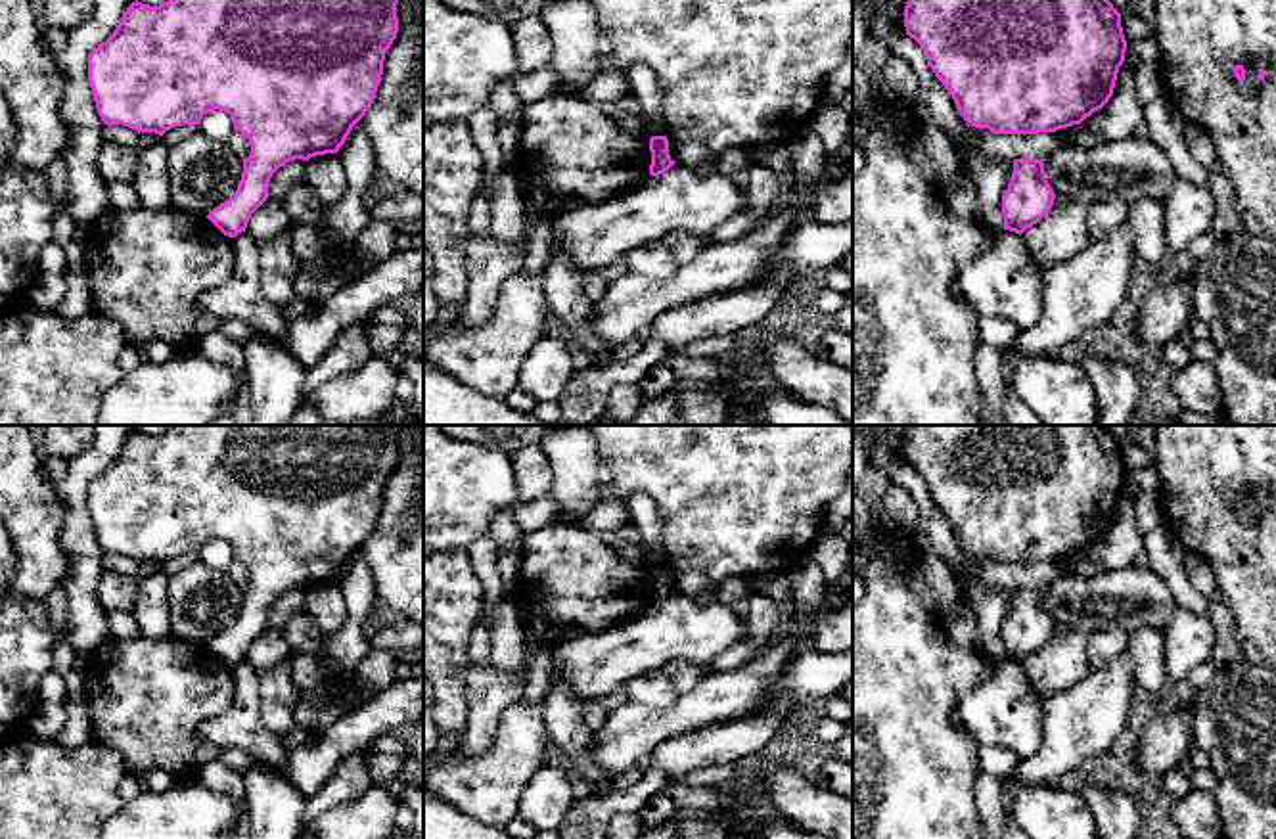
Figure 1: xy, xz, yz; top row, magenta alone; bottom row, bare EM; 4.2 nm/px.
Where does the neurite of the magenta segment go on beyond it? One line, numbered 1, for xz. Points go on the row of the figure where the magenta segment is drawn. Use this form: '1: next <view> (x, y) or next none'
1: next none

